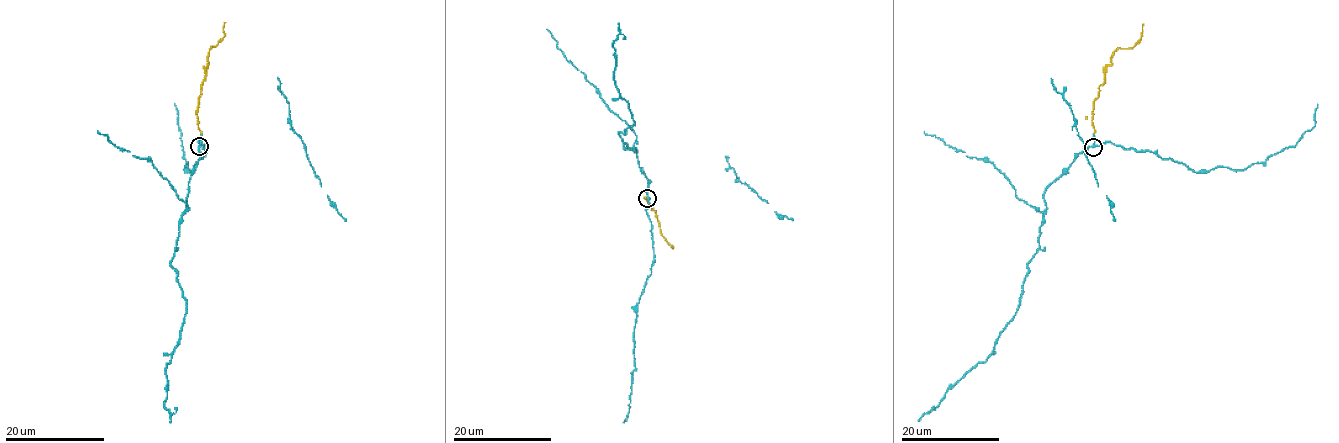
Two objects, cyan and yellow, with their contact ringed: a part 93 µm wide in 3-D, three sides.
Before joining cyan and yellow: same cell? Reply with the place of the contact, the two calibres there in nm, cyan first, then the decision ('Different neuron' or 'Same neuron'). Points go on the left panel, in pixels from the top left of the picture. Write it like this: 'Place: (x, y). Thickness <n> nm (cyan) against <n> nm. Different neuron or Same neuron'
Place: (199, 146). Thickness 200 nm (cyan) against 20 nm. Same neuron

